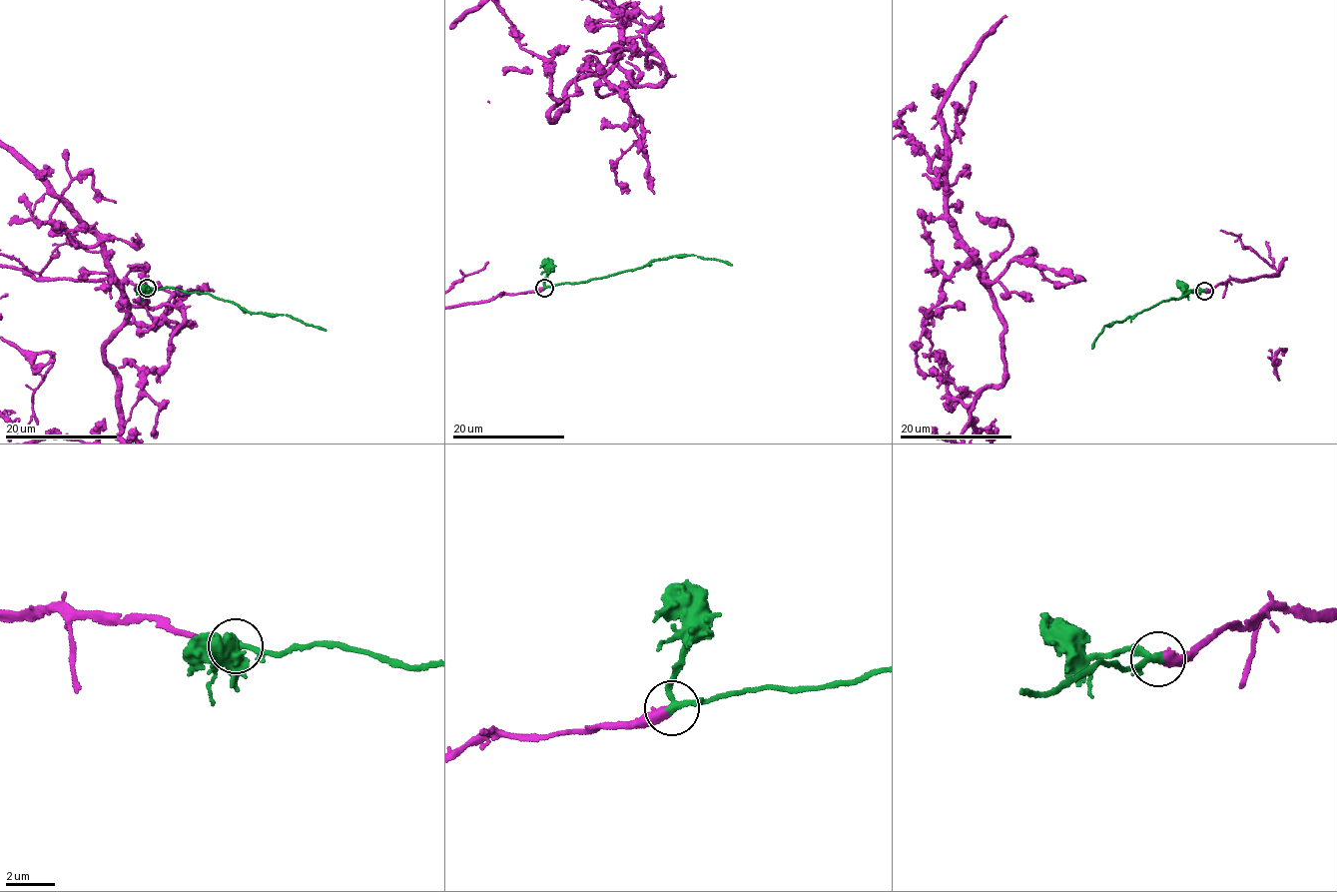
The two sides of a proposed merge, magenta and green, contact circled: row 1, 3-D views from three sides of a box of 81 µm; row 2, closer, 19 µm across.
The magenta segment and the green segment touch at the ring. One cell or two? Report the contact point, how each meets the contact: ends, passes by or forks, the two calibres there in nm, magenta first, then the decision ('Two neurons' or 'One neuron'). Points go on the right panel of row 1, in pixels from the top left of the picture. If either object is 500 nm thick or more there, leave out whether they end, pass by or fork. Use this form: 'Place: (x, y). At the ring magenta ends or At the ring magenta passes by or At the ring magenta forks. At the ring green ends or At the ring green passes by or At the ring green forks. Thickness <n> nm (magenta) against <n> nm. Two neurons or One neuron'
Place: (1204, 291). Thickness 500 nm (magenta) against 260 nm. One neuron

